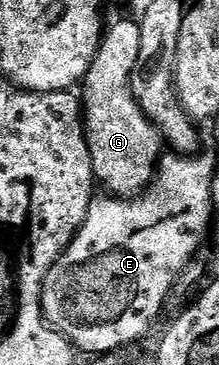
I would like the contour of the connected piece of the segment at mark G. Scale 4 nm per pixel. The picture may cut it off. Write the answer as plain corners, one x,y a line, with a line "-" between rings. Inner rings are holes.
132,18
122,19
105,28
102,36
102,44
98,47
96,57
88,69
86,78
82,80
80,87
80,102
84,108
84,130
86,144
92,157
94,177
99,184
107,187
111,196
123,201
129,201
139,196
147,186
154,182
154,172
158,160
164,154
164,140
162,134
152,125
152,121
140,109
140,105
134,99
130,88
130,72
133,71
136,61
140,57
140,29

